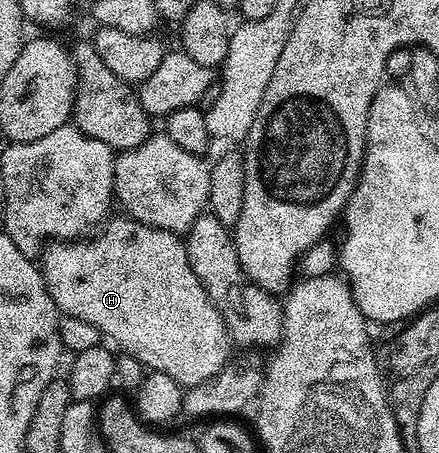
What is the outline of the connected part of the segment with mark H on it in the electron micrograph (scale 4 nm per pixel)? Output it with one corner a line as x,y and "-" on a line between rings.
124,215
124,217
117,218
116,221
114,219
108,220
98,232
88,236
86,239
50,242
41,254
41,272
47,284
49,295
53,299
55,306
59,308
62,316
82,319
85,323
93,323
93,327
97,327
97,331
104,338
111,337
112,343
110,342
110,344
112,346
120,345
121,348
119,349
124,354
132,356
133,359
139,360
144,370
160,373
161,375
169,375
169,379
176,381
180,387
190,387
213,379
232,360
231,349
233,350
233,342
231,334
227,332
227,325
221,319
215,304
209,299
201,279
197,279
197,275
189,263
189,255
187,254
184,238
178,233
170,233
164,229
149,227
145,223

